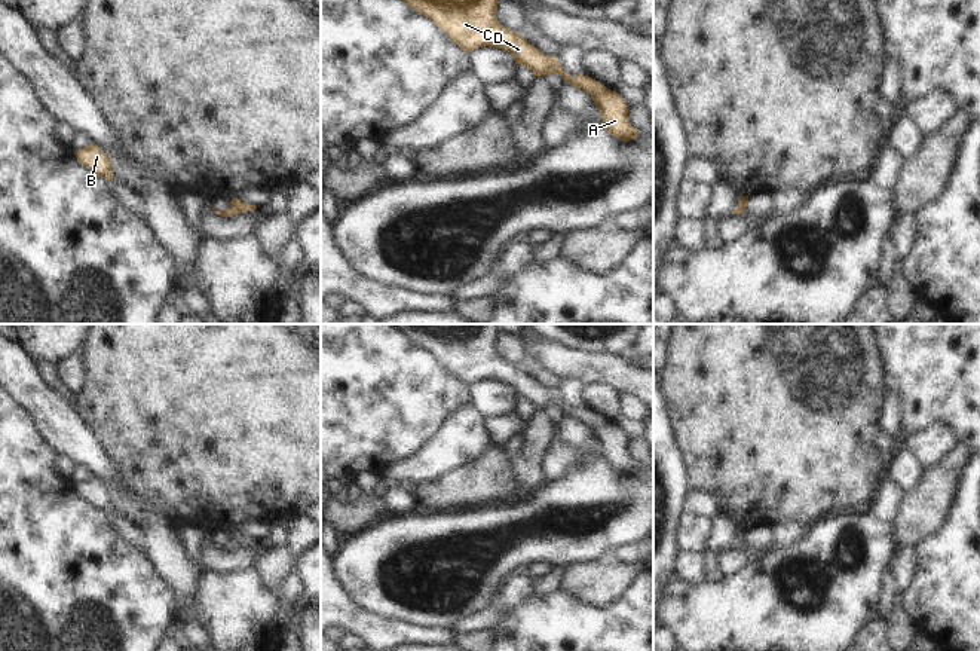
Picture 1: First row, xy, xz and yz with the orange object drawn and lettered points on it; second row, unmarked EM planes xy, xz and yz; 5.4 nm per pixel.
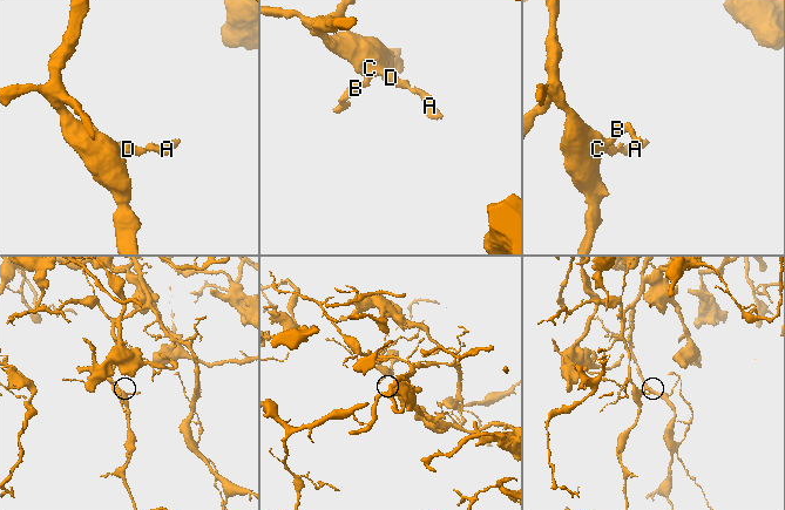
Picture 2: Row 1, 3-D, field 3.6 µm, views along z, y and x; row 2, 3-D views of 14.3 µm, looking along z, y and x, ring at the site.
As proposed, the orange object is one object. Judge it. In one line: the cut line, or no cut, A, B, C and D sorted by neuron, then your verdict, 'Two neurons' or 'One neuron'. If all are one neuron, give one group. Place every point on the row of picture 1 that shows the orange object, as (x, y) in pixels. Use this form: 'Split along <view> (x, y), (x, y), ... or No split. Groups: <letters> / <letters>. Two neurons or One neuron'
No split. Groups: A B C D. One neuron

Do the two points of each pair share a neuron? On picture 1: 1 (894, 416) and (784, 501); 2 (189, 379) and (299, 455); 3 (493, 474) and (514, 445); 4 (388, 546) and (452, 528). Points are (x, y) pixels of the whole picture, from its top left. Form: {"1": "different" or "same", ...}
{"1": "different", "2": "same", "3": "different", "4": "same"}

